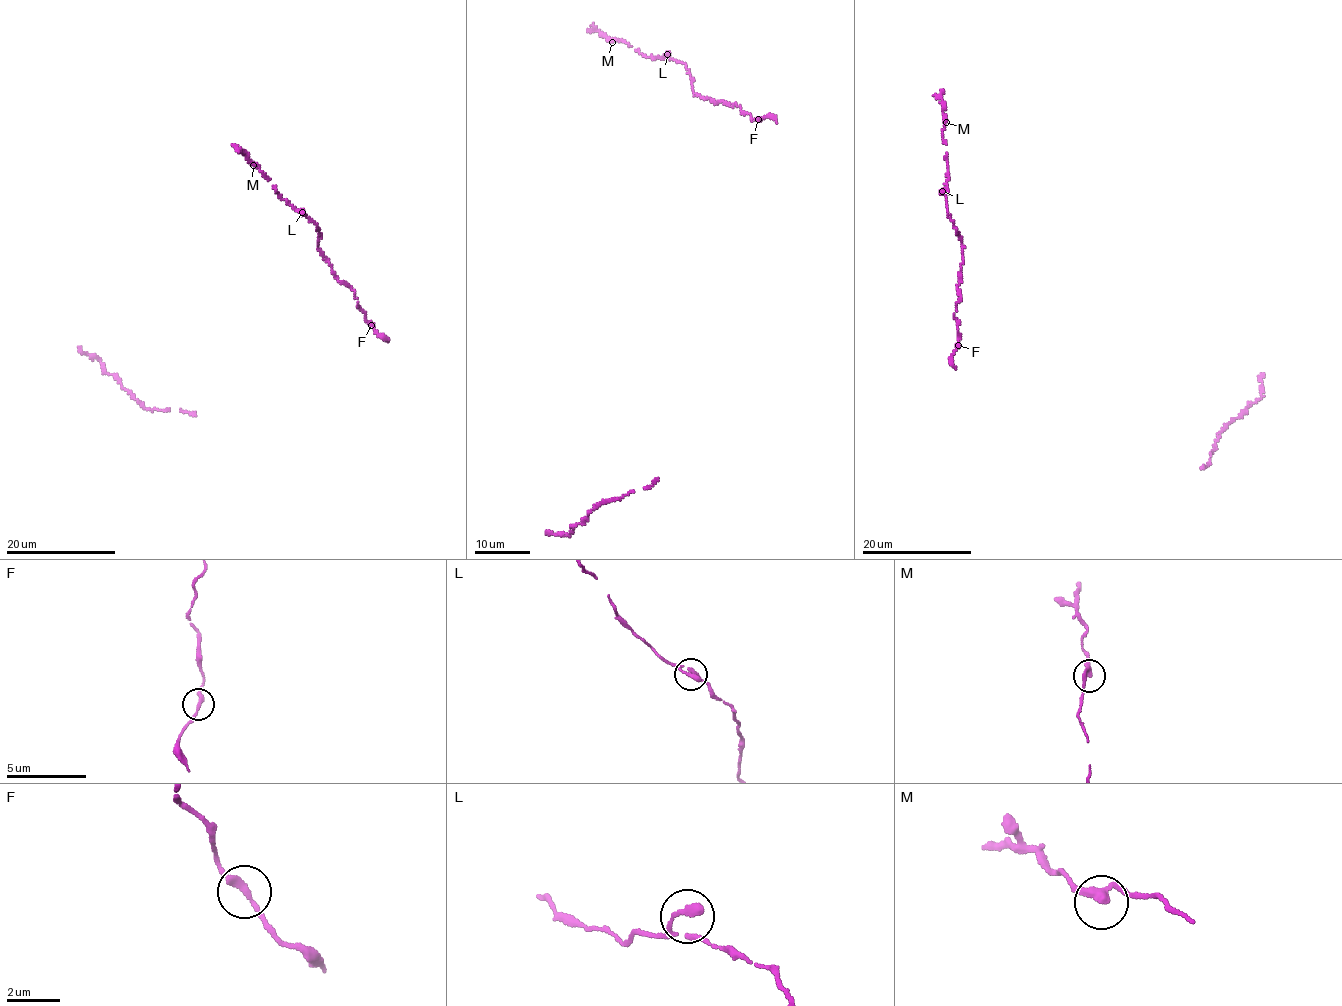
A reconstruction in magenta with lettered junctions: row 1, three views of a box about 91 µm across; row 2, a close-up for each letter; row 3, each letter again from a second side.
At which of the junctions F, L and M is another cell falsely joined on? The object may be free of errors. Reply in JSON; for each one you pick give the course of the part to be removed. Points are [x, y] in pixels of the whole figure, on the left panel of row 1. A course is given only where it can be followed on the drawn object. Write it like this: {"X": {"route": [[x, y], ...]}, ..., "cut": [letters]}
{"cut": []}

